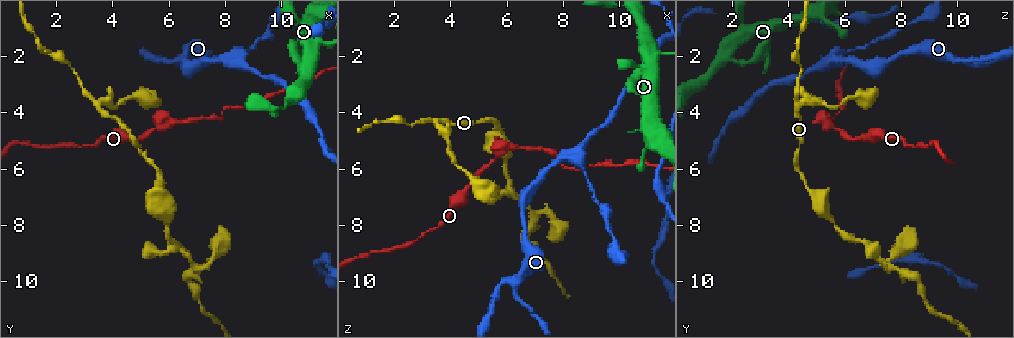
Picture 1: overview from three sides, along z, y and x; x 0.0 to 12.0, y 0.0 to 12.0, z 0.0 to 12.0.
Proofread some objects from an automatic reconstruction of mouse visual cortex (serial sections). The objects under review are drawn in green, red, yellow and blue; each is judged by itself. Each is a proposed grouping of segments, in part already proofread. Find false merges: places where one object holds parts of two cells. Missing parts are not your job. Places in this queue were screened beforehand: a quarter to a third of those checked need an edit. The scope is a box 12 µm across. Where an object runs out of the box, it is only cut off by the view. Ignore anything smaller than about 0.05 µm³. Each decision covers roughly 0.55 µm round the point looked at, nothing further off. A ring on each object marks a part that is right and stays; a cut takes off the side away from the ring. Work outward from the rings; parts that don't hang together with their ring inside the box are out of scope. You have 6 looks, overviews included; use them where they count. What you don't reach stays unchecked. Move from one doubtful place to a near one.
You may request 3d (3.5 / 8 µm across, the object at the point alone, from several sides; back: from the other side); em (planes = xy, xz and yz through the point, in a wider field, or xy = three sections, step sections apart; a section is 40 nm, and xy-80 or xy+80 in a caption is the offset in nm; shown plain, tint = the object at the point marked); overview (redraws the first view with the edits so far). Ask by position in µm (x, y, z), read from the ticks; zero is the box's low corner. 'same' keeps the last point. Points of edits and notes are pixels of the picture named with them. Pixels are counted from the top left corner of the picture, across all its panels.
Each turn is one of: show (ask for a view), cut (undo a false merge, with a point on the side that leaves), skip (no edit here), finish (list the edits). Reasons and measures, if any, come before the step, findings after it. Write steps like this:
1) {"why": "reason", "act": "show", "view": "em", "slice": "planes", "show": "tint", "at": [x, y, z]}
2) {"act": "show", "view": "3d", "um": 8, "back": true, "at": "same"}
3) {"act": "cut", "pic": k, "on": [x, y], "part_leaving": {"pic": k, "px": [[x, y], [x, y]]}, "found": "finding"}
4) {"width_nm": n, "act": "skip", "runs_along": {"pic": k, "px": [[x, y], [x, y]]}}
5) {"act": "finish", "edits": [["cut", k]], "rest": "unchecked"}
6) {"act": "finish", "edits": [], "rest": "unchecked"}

{"why": "sharp bend", "act": "show", "view": "3d", "um": 3.5, "at": [3.4, 3.7, 4.3]}

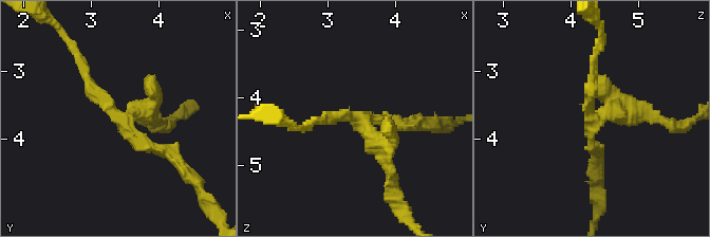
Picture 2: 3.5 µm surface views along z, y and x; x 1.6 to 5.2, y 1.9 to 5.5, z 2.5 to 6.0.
{"act": "show", "view": "em", "slice": "xy", "step": 2, "show": "tint", "at": [3.45, 3.75, 4.30]}

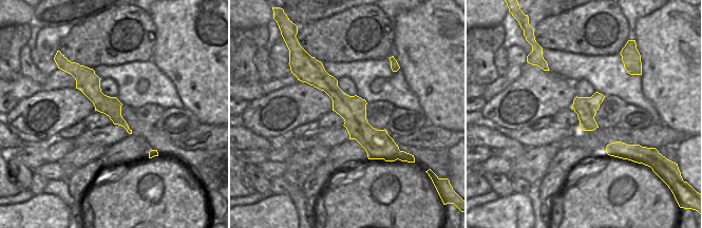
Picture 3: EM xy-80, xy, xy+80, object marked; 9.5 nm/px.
{"act": "show", "view": "em", "slice": "xy", "step": 1, "show": "tint", "at": "same"}

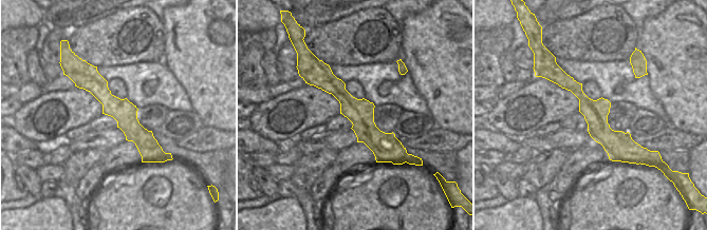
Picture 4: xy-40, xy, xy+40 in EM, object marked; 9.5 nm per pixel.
{"act": "skip", "runs_along": {"pic": 2, "px": [[599, 162], [592, 123], [651, 116]]}, "found": "continuous, no second cell"}

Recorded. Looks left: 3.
{"why": "two arms in line, one across", "act": "show", "view": "3d", "um": 8, "at": [7.8, 2.2, 5.7]}

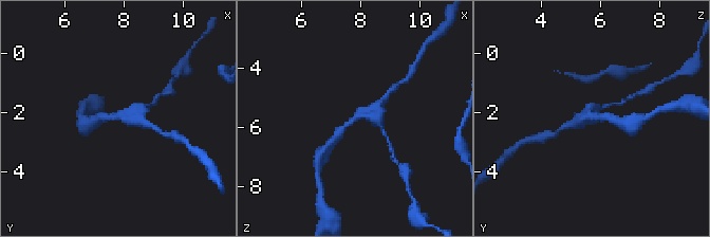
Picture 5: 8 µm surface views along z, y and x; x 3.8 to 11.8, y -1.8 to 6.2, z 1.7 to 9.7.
{"why": "zoom in", "act": "show", "view": "3d", "um": 3.5, "at": [7.8, 2.2, 5.7]}

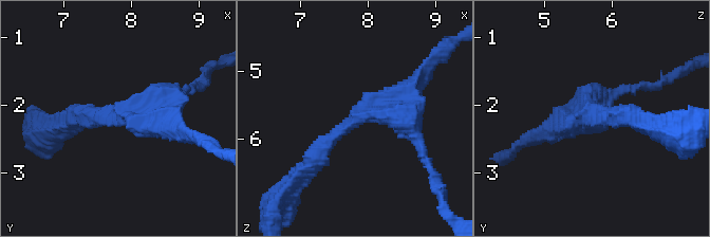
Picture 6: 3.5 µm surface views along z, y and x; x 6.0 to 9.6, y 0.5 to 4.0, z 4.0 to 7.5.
{"arms": 3, "act": "skip", "runs_along": {"pic": 6, "px": [[302, 172], [368, 107], [410, 86]]}, "found": "one cell here"}

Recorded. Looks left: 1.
{"act": "finish", "edits": [], "rest": "unchecked"}

